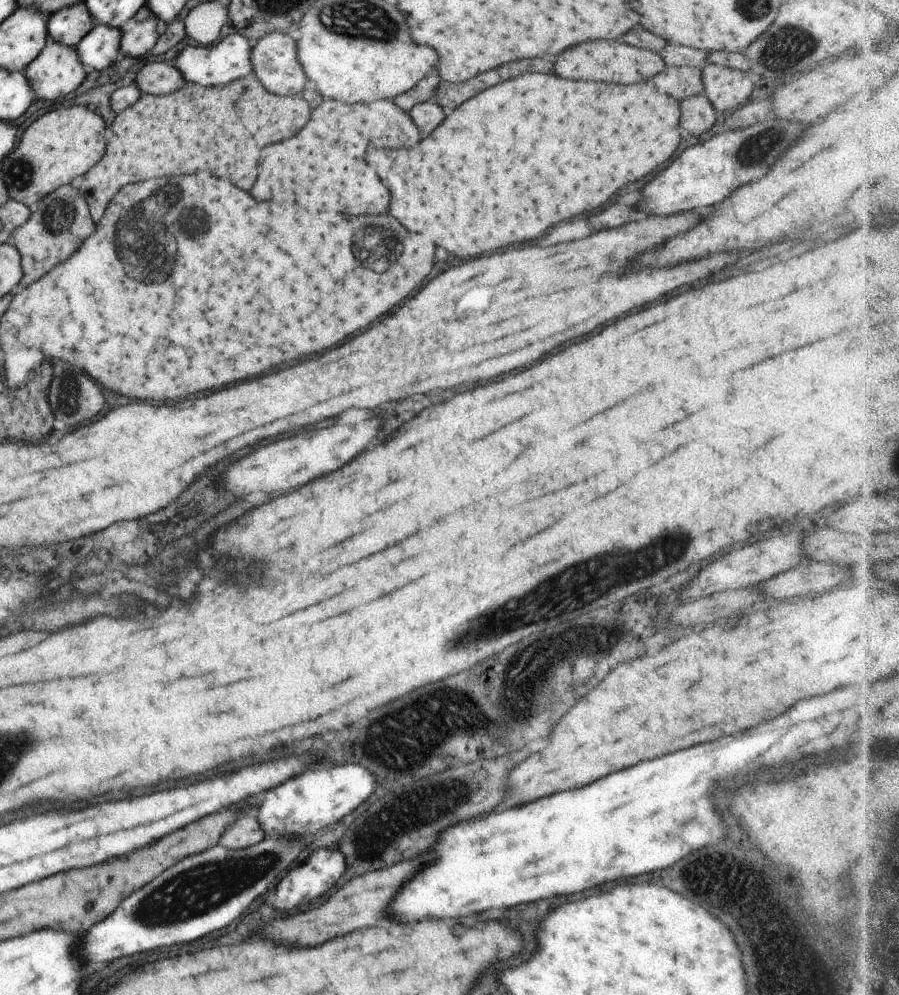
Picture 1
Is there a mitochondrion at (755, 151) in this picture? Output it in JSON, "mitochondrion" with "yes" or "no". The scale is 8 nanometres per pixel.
{"mitochondrion":"yes"}

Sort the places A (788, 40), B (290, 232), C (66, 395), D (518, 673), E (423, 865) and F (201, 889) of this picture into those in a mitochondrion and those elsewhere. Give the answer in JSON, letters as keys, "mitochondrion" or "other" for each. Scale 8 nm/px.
{"A":"mitochondrion","B":"other","C":"mitochondrion","D":"mitochondrion","E":"other","F":"mitochondrion"}

